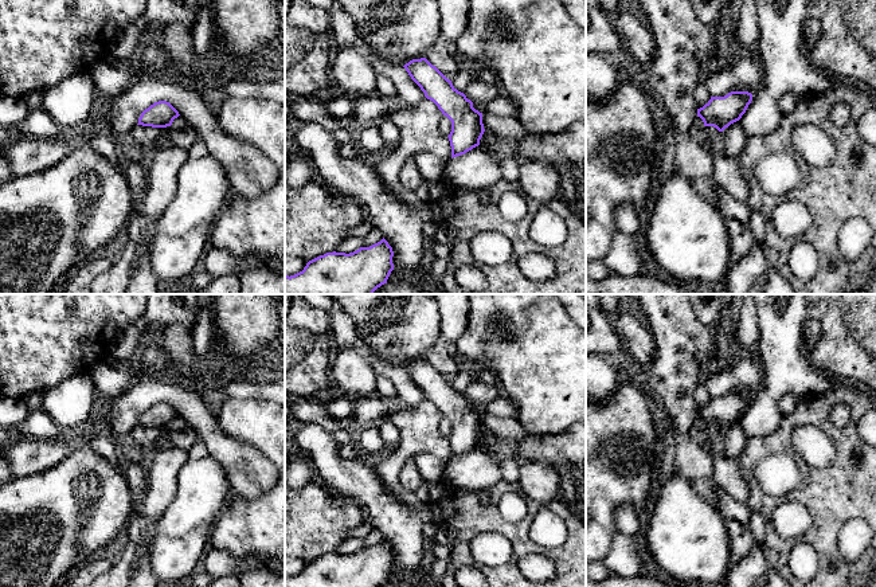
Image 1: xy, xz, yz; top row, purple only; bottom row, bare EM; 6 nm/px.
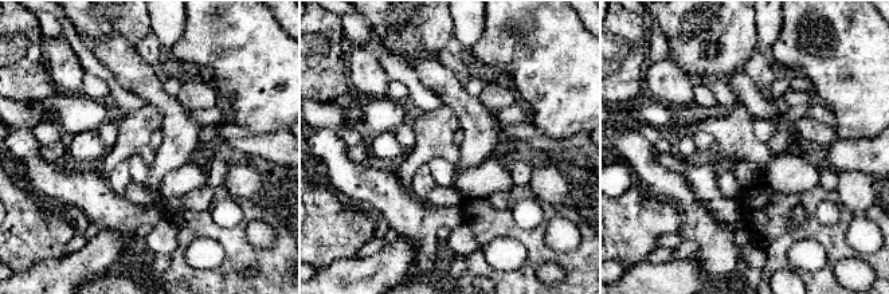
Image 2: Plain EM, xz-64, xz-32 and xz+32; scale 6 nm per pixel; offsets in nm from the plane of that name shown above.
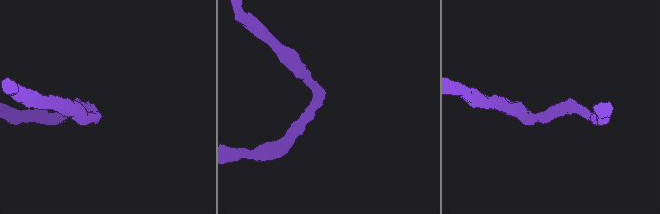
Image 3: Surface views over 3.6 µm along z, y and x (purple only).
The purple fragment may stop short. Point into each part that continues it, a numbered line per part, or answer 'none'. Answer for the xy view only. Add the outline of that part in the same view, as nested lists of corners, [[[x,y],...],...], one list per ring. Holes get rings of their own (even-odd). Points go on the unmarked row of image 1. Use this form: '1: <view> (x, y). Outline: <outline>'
1: xy (179, 423). Outline: [[[179,416],[177,419],[173,420],[172,427],[176,430],[184,430],[187,428],[188,423],[183,416]]]

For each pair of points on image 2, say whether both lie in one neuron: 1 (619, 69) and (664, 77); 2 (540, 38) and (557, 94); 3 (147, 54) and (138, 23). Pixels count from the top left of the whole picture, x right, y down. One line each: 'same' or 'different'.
1: different
2: same
3: different

